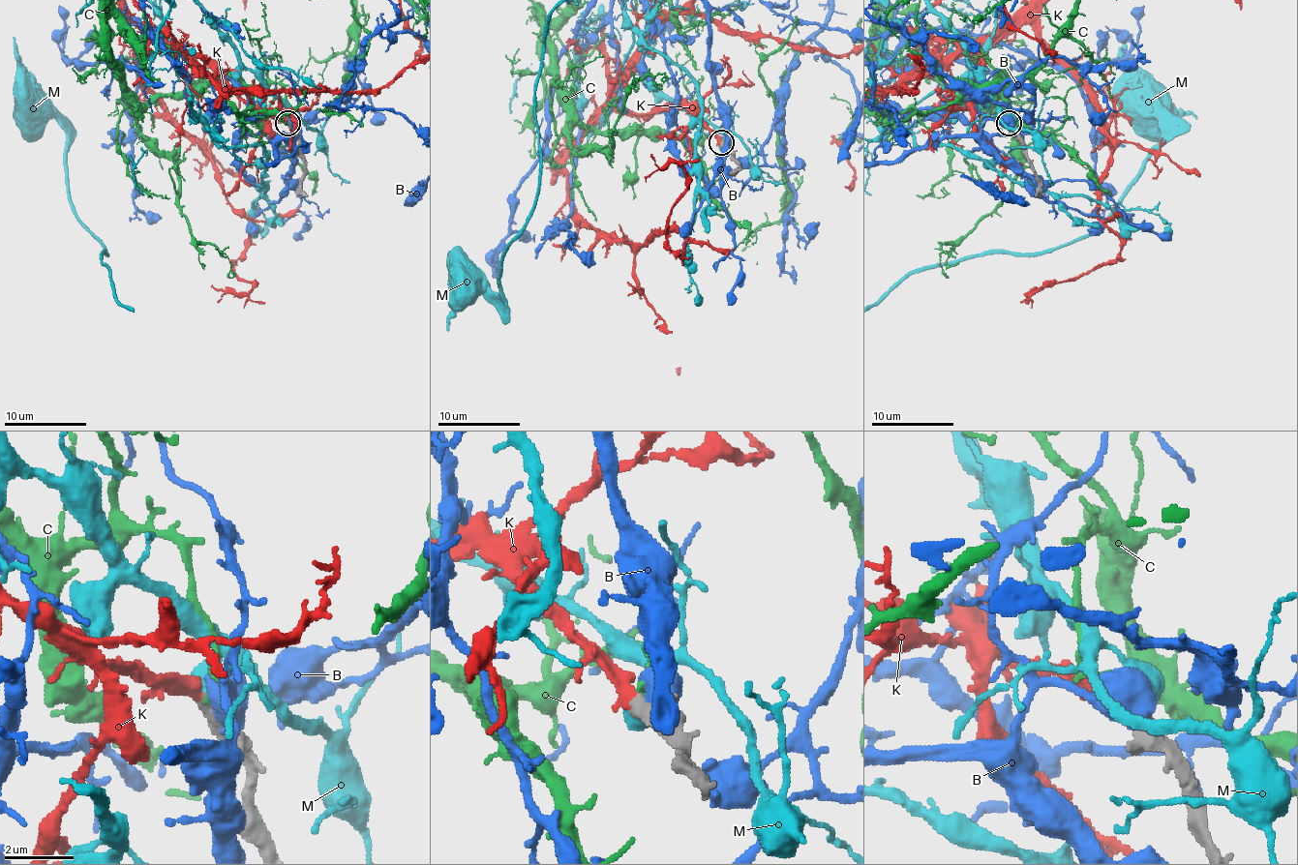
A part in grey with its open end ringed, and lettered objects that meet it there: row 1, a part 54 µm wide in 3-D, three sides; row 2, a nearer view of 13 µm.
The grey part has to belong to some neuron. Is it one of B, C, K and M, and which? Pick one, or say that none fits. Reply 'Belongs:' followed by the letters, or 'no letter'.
Belongs: K

